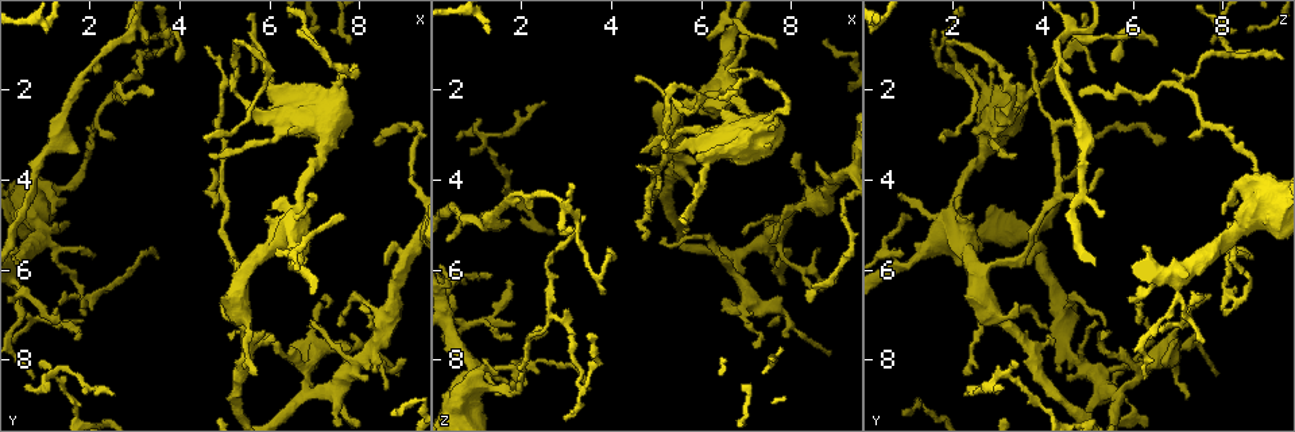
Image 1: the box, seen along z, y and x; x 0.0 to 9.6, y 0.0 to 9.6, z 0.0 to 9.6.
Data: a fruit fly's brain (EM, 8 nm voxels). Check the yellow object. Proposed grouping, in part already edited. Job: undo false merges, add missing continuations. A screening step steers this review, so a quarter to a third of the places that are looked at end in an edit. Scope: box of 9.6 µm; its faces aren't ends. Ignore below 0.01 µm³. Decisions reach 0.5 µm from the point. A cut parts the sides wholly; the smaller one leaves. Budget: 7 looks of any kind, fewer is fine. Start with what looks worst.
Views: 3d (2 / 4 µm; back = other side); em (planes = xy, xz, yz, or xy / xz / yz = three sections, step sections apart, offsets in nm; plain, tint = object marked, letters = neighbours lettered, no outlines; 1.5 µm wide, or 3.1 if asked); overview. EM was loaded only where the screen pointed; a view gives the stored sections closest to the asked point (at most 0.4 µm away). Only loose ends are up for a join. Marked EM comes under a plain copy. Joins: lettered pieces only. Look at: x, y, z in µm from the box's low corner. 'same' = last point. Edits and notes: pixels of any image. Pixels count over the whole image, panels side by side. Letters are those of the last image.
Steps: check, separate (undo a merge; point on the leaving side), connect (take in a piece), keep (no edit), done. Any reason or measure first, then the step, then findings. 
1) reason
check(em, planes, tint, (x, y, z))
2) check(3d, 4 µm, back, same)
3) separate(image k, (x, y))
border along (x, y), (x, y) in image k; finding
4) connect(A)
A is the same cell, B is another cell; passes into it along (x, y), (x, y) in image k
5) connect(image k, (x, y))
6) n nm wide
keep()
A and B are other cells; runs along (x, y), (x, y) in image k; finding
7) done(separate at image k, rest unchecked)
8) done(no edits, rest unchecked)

free end
check(3d, 4 µm, (3.90, 0.95, 6.50))

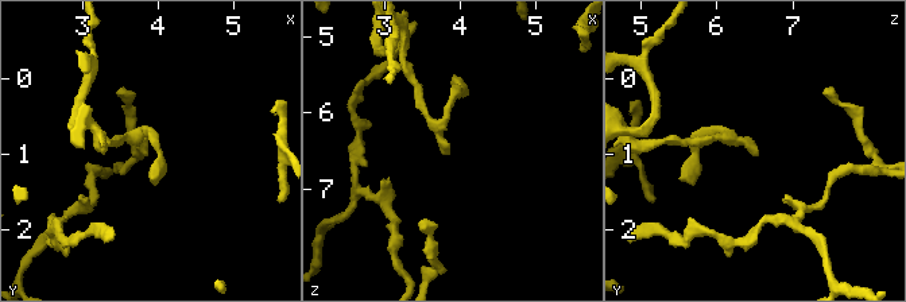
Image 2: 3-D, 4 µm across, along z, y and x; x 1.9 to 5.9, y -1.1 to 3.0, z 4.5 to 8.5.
check(em, xz, step 4, tint, (3.85, 1.00, 6.60))

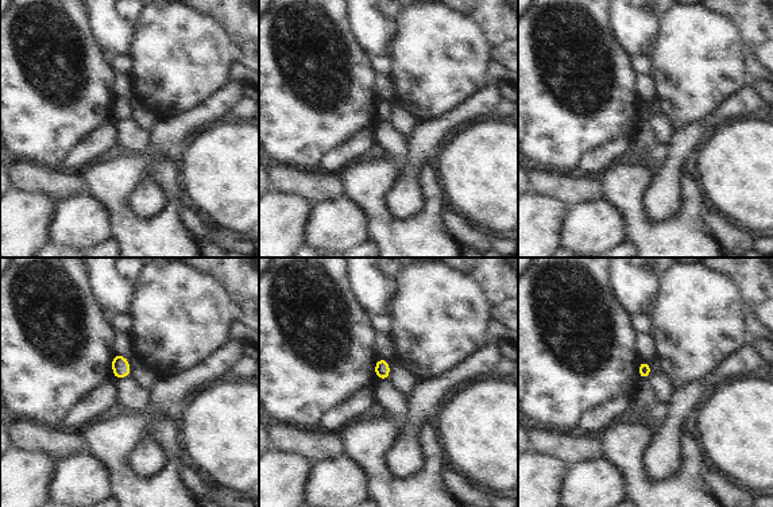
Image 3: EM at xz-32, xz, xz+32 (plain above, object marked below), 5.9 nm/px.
another direction
check(em, planes, letters, same)

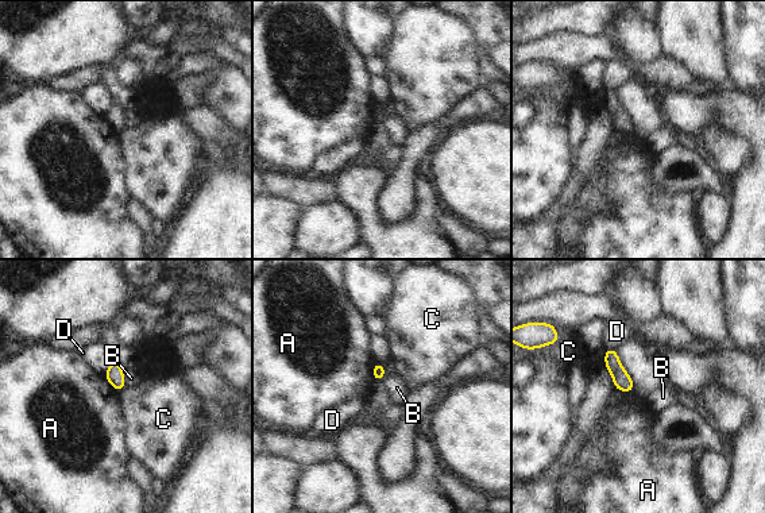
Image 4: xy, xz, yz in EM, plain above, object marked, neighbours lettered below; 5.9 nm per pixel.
80 nm wide
keep()
A, B, C and D are other cells; border along (123, 370), (123, 384), (127, 388) in image 4; no lettered piece goes on from it

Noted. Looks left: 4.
sharp bend
check(3d, 2 µm, (7.60, 8.45, 5.25))

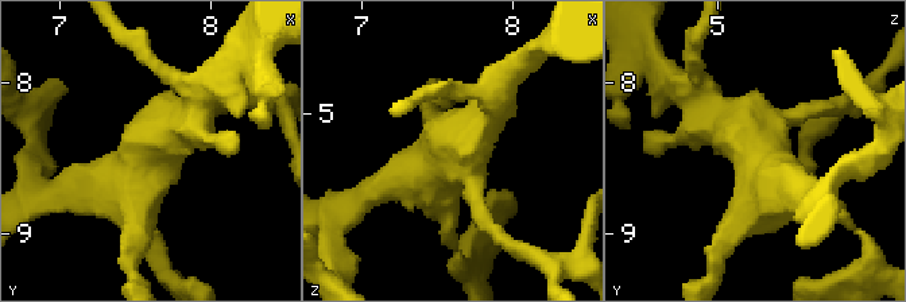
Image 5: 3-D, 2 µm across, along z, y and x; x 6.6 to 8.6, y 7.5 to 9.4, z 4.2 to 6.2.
check(em, xz, step 4, tint, (7.62, 8.44, 5.26))

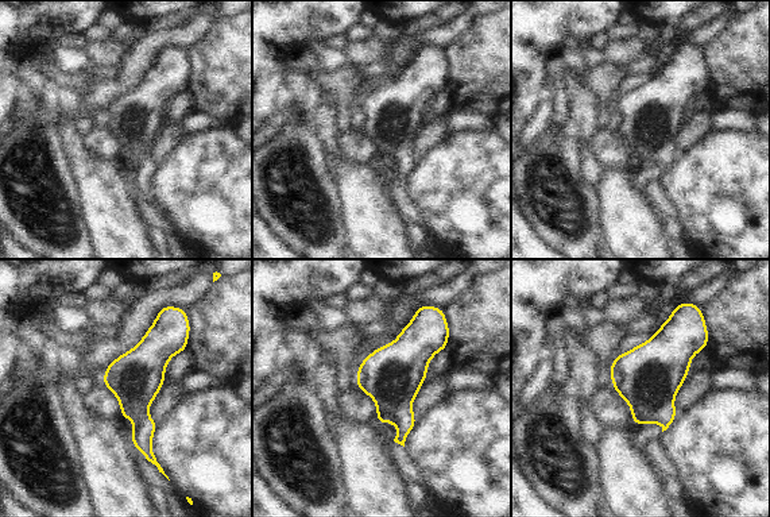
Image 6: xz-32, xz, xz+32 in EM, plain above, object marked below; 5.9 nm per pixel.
another direction
check(em, yz, step 4, letters, same)

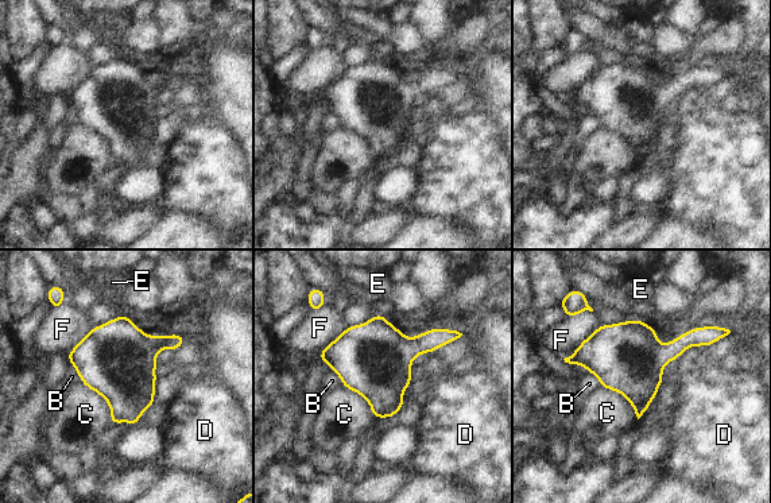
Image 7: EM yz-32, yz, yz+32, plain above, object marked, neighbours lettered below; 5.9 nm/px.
300 nm wide
keep()
B, C, D, E and F are other cells; border along (81, 382), (108, 403), (111, 425) in image 7; continuous, no second neuron

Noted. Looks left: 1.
sharp bend
check(em, planes, letters, (9.00, 5.70, 4.00))

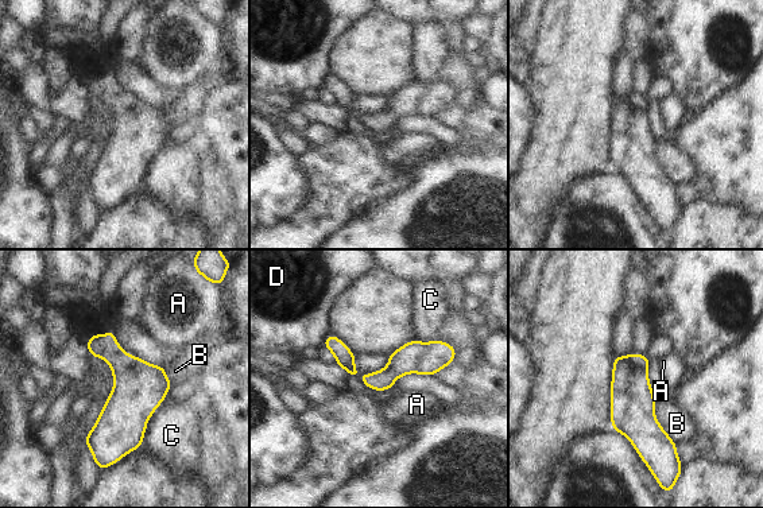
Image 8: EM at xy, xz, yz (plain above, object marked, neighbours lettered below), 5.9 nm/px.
keep()
A, B, C and D are other cells; runs along (329, 338), (360, 377), (452, 353) in image 8; continuous, no second neuron

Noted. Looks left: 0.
done(no edits, rest unchecked)

